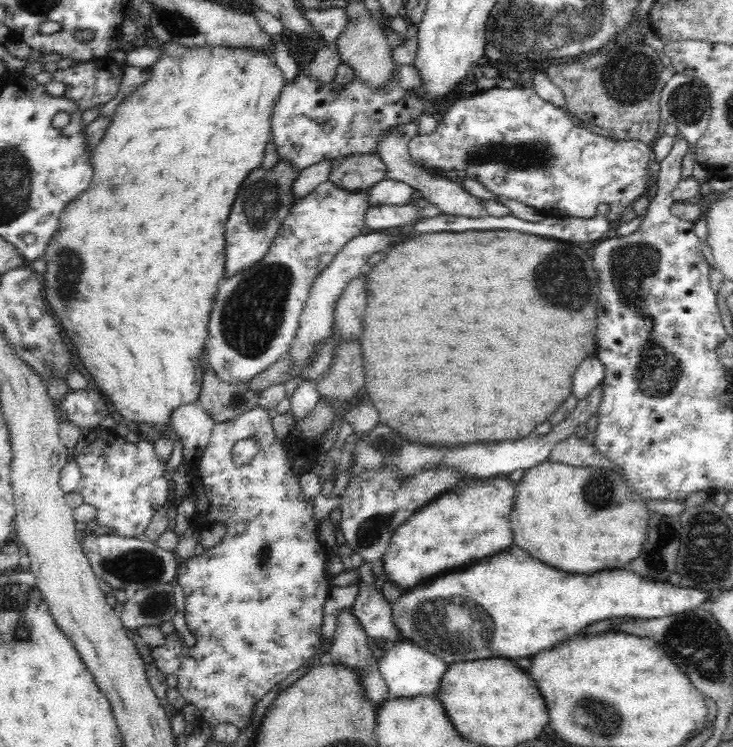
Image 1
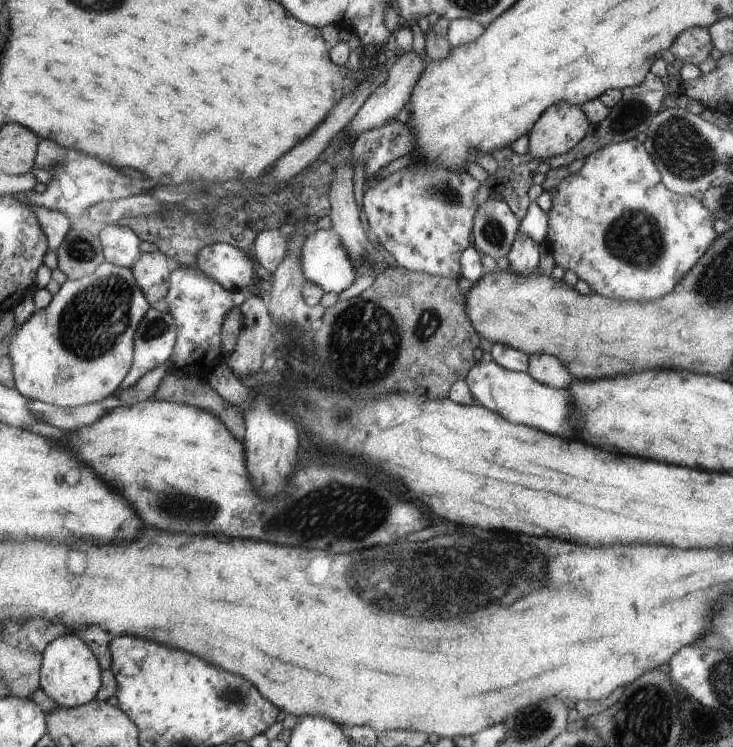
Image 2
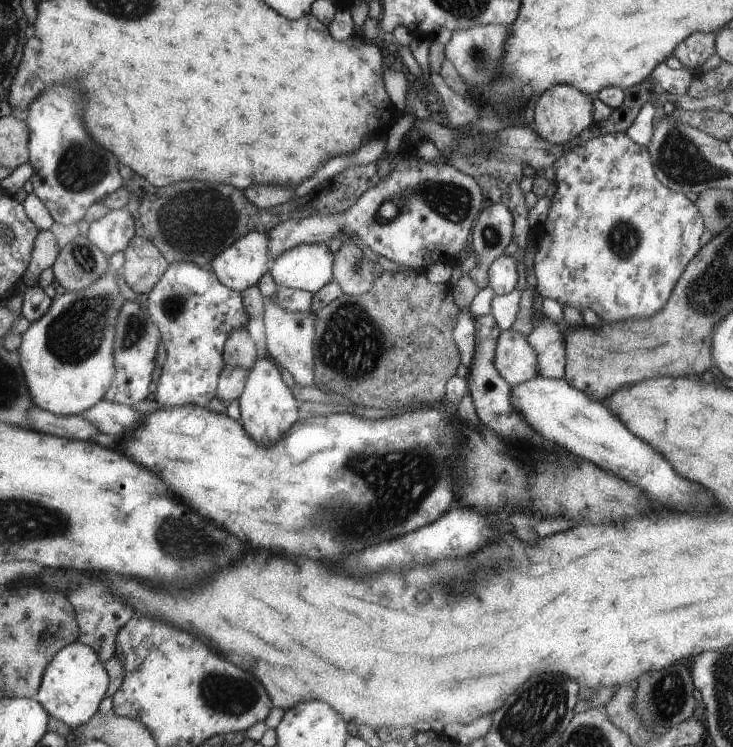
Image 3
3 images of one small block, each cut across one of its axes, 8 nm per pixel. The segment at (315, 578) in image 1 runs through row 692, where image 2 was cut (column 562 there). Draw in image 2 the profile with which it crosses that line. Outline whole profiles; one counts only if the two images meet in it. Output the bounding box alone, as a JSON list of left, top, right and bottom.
[545,138,716,300]

